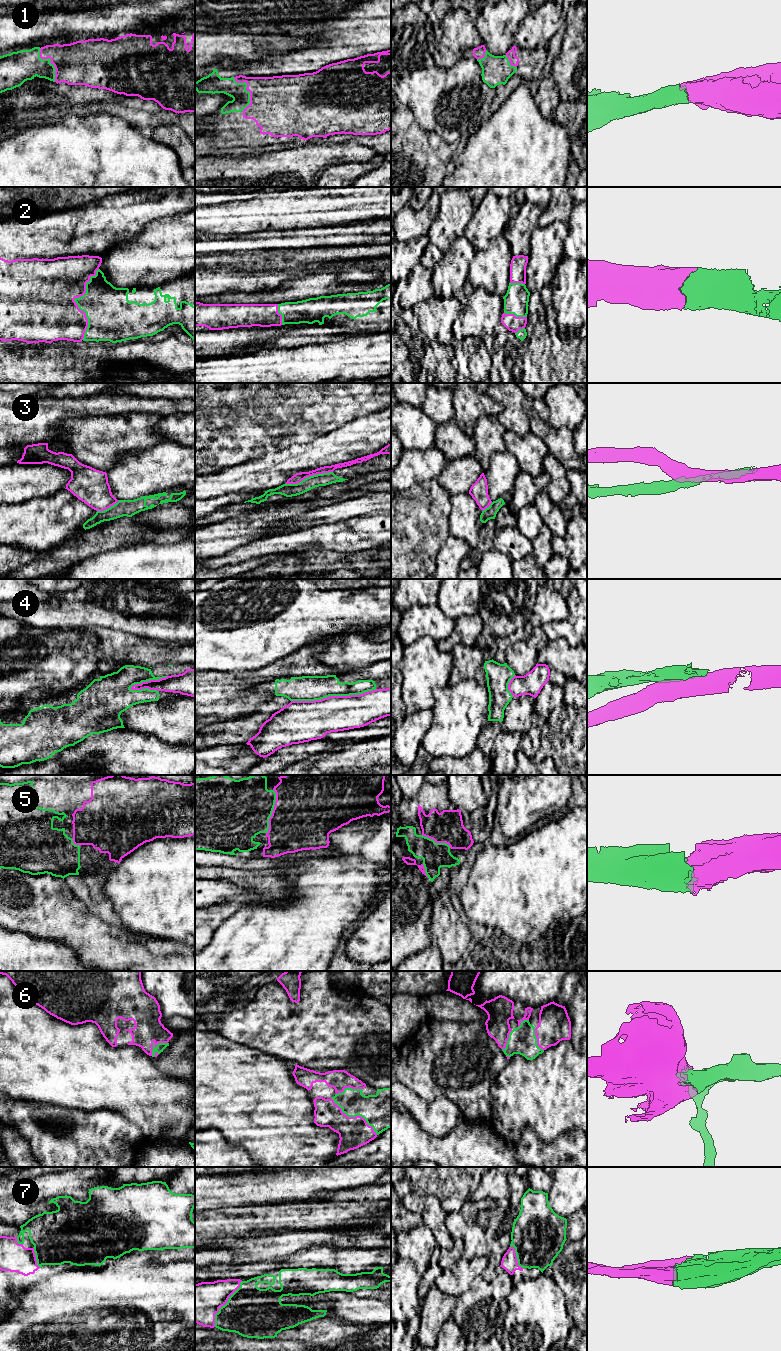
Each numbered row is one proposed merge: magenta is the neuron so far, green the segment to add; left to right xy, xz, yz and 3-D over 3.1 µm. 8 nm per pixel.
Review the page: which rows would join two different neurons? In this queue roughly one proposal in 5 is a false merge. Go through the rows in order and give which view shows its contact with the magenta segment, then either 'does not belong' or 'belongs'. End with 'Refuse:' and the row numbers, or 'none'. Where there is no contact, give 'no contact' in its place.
1: xy | belongs
2: xy | belongs
3: xz | does not belong
4: xz | does not belong
5: xz | belongs
6: xz | belongs
7: xz | belongs
Refuse: 3, 4

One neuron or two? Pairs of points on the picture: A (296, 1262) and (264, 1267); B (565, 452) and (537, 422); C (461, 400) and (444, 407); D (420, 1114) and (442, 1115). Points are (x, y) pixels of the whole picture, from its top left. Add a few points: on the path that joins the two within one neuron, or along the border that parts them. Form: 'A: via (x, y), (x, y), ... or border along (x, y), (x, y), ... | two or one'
A: via (288, 1264), (272, 1265) | one
B: via (559, 445), (543, 429) | one
C: border along (452, 393), (455, 417) | two
D: via (425, 1114), (437, 1115) | one

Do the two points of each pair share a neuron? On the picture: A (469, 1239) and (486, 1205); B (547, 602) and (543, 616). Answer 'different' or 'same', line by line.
A: same
B: same

